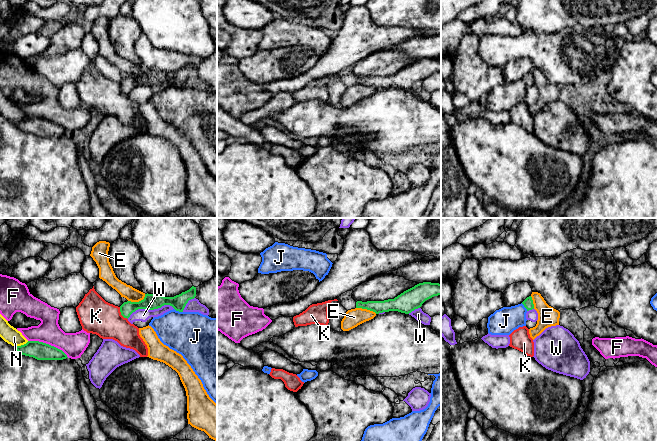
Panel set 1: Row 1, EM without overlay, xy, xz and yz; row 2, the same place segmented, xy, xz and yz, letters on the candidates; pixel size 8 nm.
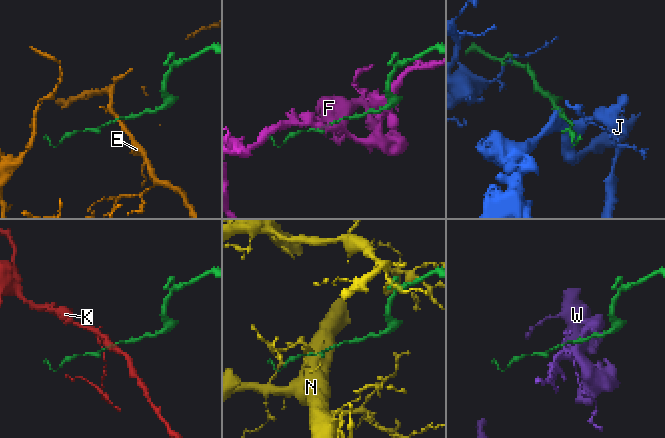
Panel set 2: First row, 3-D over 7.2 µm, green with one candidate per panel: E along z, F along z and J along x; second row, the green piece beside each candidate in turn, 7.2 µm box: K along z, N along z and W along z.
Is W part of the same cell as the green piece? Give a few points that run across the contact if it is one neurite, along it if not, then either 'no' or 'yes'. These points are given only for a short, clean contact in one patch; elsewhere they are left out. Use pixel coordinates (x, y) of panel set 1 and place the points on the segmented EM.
no

